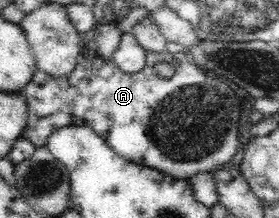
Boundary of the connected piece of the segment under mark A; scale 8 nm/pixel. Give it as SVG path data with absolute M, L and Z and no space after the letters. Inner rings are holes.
M167 50L146 51L146 69L135 74L123 74L108 62L103 62L98 52L91 51L86 59L79 55L74 73L69 80L53 79L36 71L21 93L28 104L28 123L22 137L31 142L32 149L45 147L47 138L63 127L77 126L90 128L96 135L106 140L113 151L139 165L158 169L169 176L193 177L199 172L209 172L222 166L237 153L241 147L238 126L241 122L241 103L236 93L216 75L204 72L194 61L176 61ZM163 61L177 63L179 72L174 79L157 79L153 66Z

